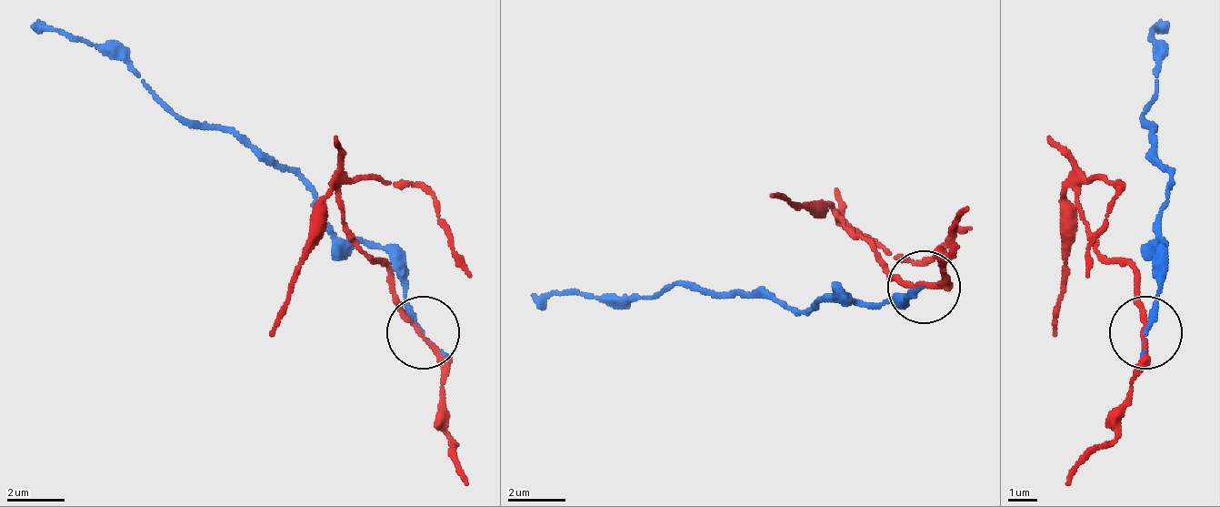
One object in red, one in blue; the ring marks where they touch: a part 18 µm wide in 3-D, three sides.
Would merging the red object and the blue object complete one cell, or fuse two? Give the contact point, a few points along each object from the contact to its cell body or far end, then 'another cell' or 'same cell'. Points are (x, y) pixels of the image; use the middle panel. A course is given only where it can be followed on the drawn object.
at (924, 287); red runs (925, 281), (896, 281), (845, 223), (838, 223), (918, 259), (969, 230); blue runs (925, 288), (904, 296), (794, 310), (678, 281), (620, 296), (533, 296); another cell

